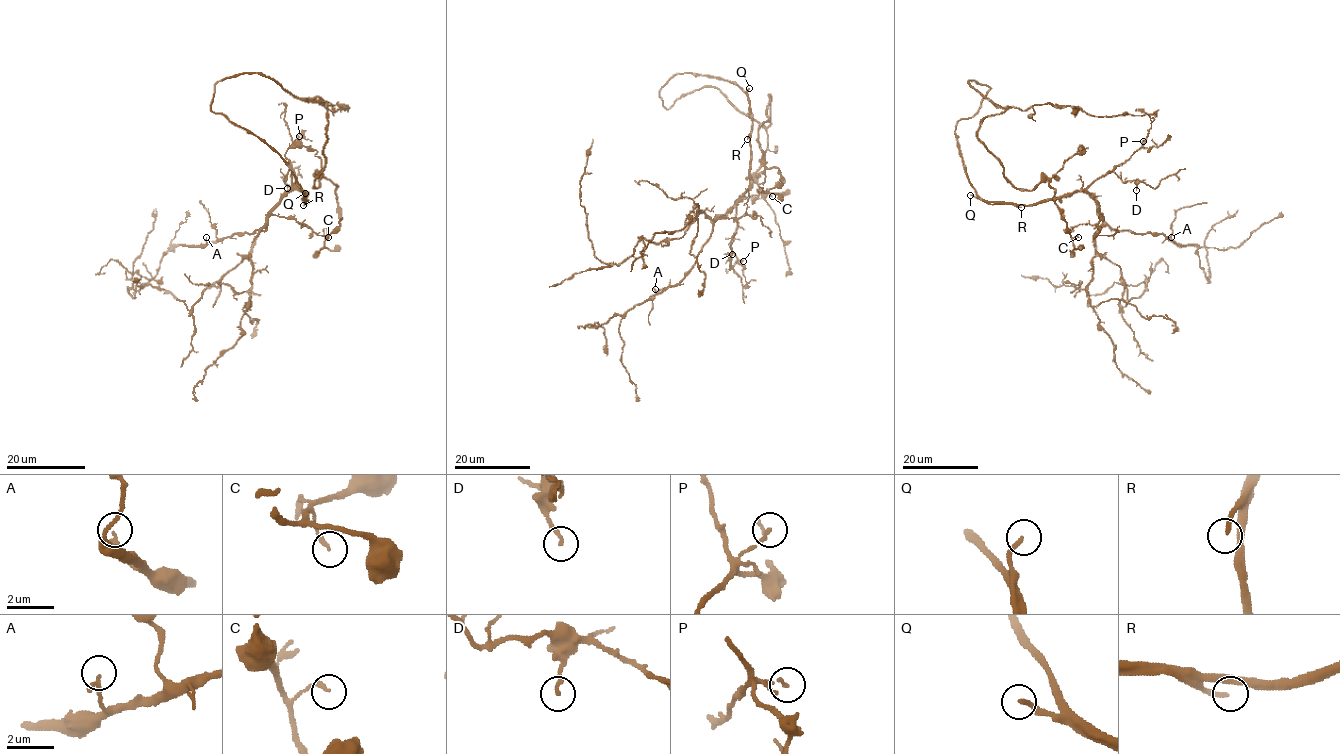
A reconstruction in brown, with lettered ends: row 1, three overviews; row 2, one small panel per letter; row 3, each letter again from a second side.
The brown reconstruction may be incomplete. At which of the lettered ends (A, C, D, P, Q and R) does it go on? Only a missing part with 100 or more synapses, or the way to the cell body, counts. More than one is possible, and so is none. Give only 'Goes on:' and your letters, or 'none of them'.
Goes on: Q

